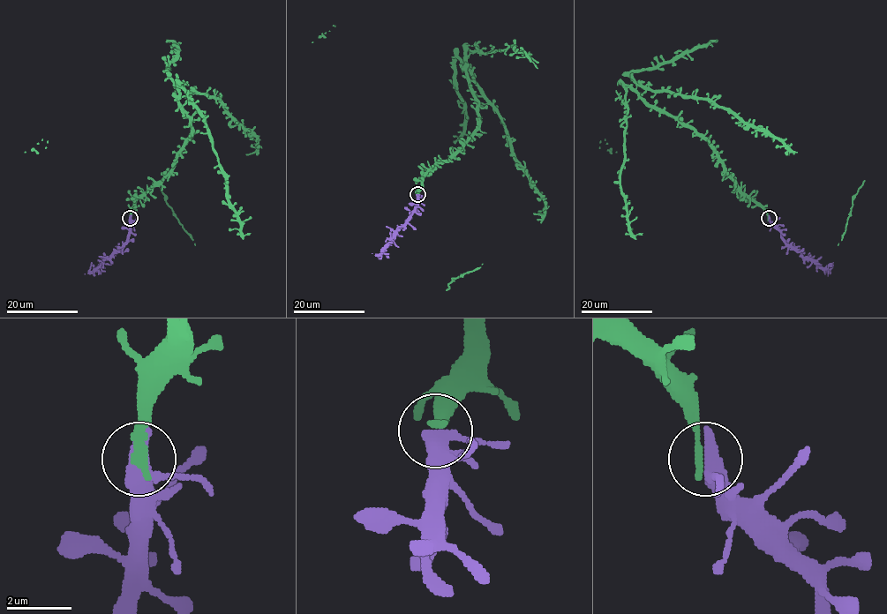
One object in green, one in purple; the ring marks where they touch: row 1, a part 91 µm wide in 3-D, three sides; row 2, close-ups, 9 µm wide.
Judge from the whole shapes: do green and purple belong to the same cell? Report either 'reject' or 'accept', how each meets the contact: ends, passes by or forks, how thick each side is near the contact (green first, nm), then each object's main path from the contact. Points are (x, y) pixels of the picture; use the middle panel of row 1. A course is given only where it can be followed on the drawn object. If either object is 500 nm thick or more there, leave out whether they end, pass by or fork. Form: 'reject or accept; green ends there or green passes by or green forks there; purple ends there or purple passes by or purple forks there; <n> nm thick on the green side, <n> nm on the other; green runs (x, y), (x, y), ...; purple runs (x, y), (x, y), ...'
accept; green ends there; purple passes by; 300 nm thick on the green side, 480 nm on the other; green runs (417, 193), (422, 179), (477, 128), (478, 104), (464, 62), (544, 203), (544, 213), (534, 213); purple runs (417, 194), (416, 209), (398, 230), (379, 258), (378, 257)

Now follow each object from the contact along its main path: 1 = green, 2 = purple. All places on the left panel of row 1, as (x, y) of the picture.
1: (130, 218), (190, 138), (177, 86), (214, 96), (257, 138), (246, 155)
2: (130, 218), (128, 239), (95, 270), (91, 264)

